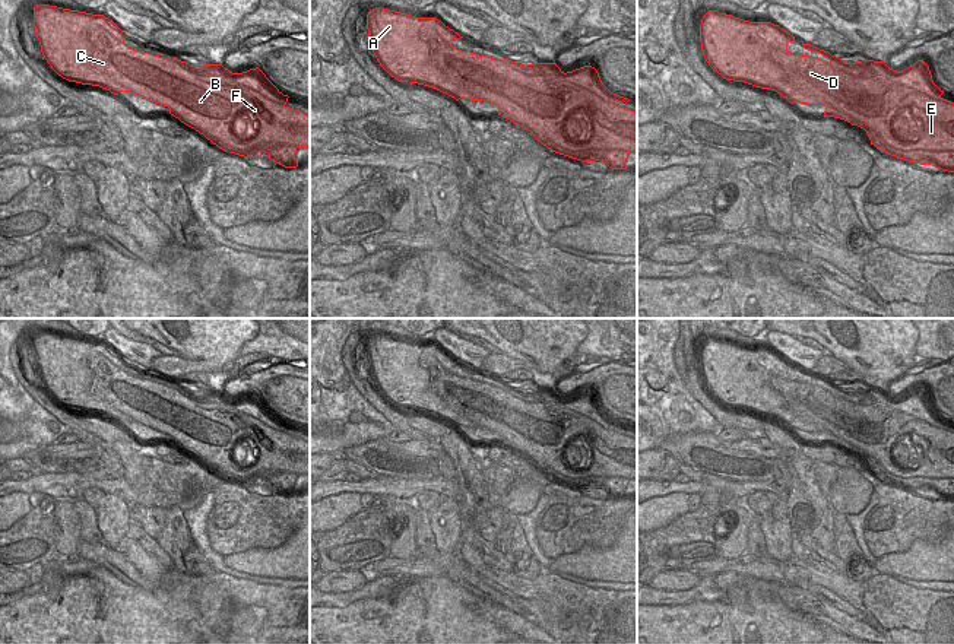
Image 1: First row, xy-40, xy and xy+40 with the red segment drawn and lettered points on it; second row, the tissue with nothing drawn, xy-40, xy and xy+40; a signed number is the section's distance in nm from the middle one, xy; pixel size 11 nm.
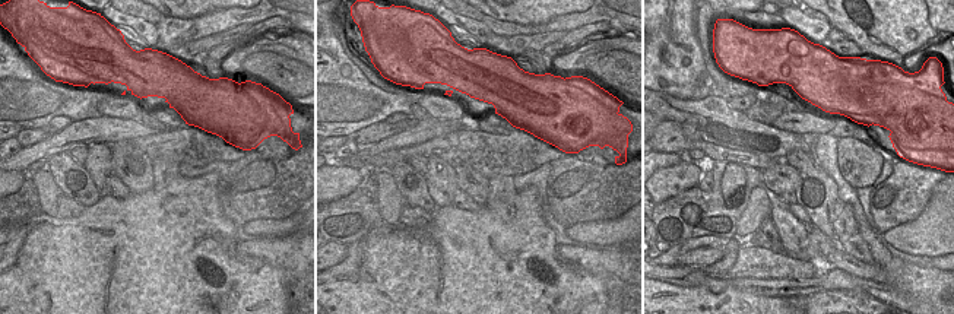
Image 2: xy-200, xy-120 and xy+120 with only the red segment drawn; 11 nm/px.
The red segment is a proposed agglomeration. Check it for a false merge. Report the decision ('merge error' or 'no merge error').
no merge error

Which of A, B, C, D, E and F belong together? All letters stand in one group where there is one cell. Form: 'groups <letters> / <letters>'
groups A B C D E F

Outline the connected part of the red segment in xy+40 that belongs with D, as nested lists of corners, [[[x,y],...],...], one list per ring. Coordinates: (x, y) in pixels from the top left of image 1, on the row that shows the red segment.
[[[710,10],[703,16],[700,42],[706,61],[723,79],[776,91],[790,104],[823,105],[825,108],[824,117],[840,118],[863,129],[871,145],[885,153],[909,162],[932,165],[938,169],[954,172],[954,102],[941,96],[944,91],[934,83],[929,66],[923,60],[917,60],[913,66],[897,72],[884,61],[862,60],[847,63],[828,51],[802,42],[805,50],[818,53],[830,60],[825,63],[812,55],[789,53],[787,44],[795,42],[795,37],[779,25],[749,22],[717,10]]]

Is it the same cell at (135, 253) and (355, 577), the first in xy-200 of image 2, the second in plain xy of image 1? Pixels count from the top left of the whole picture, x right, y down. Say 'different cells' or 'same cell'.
different cells

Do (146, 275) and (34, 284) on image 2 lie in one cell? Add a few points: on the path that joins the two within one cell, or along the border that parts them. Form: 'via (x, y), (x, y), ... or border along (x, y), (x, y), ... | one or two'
via (119, 284), (62, 284) | one

